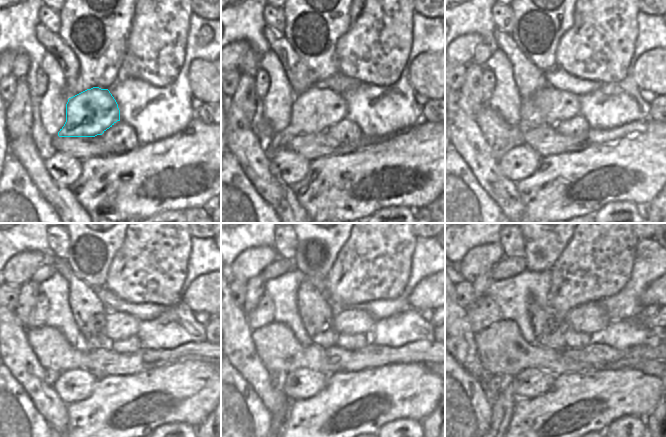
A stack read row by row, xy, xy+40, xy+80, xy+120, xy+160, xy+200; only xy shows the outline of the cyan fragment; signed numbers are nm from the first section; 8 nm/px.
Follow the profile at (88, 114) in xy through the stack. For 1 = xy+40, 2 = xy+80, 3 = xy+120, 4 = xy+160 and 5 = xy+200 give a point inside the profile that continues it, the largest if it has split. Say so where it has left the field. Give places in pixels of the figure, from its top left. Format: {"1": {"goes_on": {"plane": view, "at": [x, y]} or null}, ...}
{"1": {"goes_on": {"plane": "xy+40", "at": [316, 110]}}, "2": {"goes_on": {"plane": "xy+80", "at": [547, 107]}}, "3": {"goes_on": {"plane": "xy+120", "at": [119, 325]}}, "4": {"goes_on": {"plane": "xy+160", "at": [351, 321]}}, "5": {"goes_on": {"plane": "xy+200", "at": [591, 317]}}}

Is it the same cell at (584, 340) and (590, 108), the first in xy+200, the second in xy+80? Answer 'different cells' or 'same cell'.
different cells

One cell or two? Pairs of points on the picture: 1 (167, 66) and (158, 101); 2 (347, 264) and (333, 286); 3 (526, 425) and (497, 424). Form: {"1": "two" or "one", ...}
{"1": "two", "2": "one", "3": "two"}

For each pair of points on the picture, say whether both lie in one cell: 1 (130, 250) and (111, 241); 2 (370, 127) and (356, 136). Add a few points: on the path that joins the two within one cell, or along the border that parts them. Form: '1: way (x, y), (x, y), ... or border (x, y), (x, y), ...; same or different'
1: border (126, 233), (123, 243), (116, 252), (110, 266); different
2: border (346, 118), (350, 119), (361, 130), (364, 138); different

